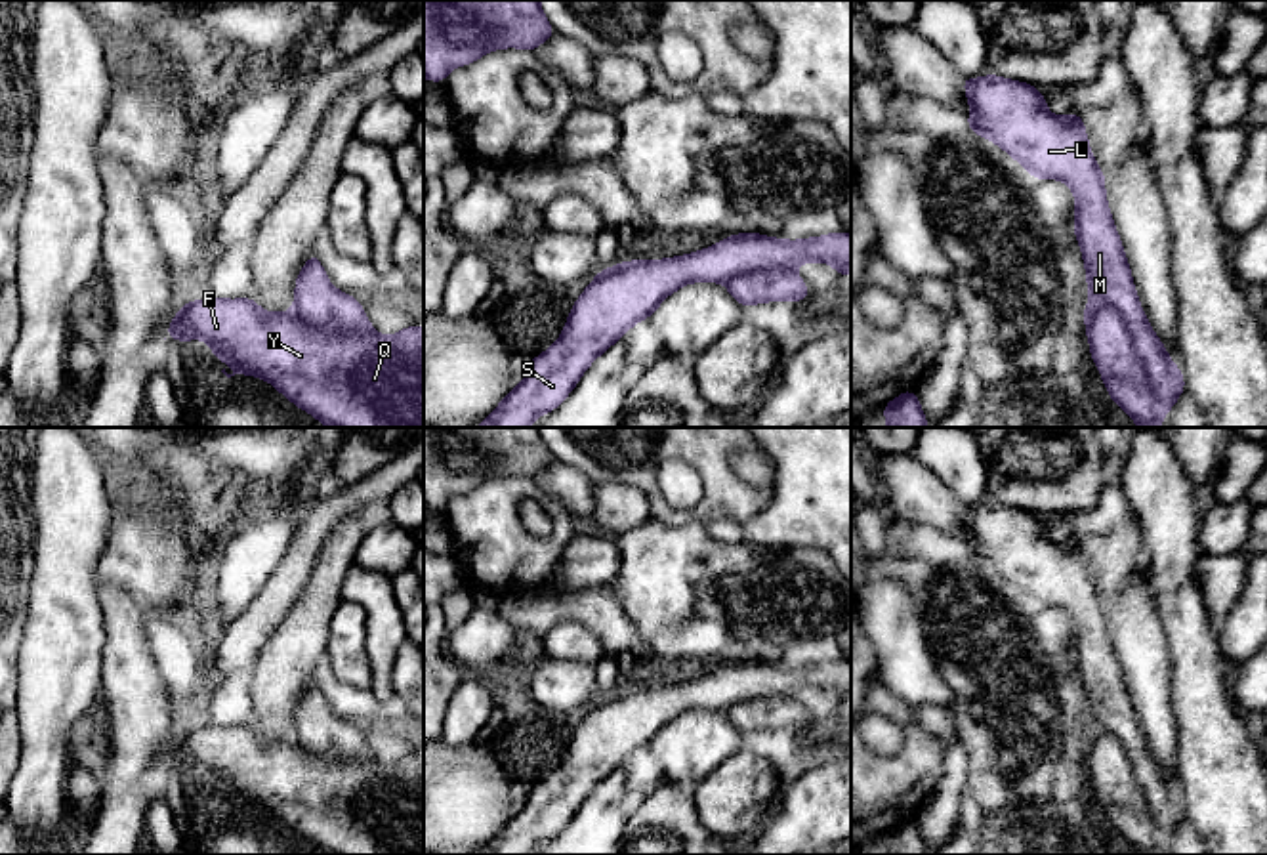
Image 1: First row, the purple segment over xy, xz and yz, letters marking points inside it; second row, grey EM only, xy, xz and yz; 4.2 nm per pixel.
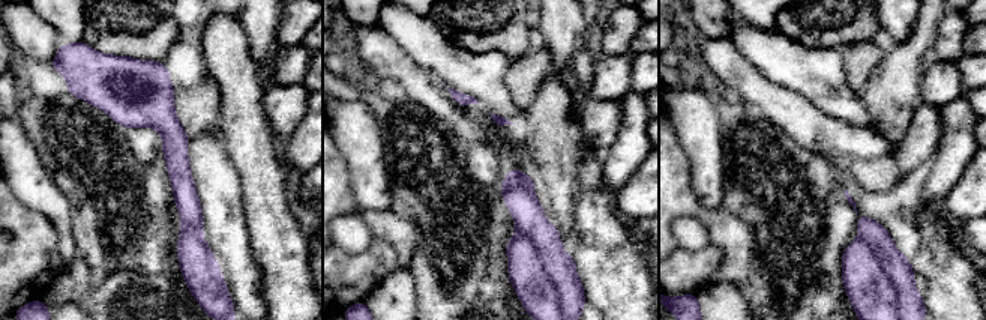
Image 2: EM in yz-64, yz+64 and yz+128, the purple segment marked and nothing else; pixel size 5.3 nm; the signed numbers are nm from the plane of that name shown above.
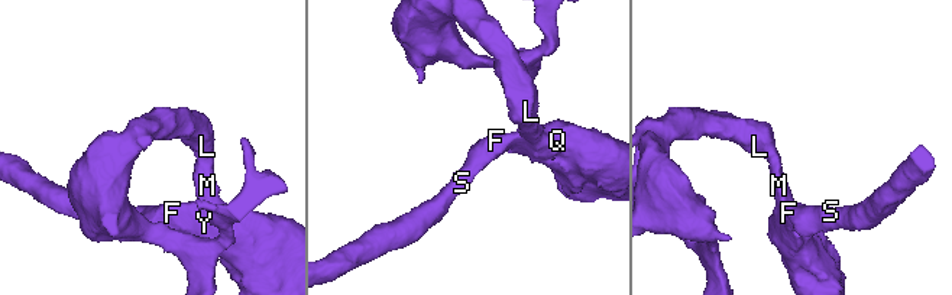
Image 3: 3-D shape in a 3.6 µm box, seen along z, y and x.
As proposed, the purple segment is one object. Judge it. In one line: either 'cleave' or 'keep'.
keep

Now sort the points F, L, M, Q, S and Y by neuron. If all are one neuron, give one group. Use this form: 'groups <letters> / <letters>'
groups F L M Q S Y

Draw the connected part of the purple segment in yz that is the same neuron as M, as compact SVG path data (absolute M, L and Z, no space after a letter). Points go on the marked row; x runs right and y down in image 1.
M996 74L962 78L971 105L967 126L1011 155L1034 179L1061 179L1076 198L1074 235L1080 244L1090 303L1084 307L1090 353L1107 386L1135 426L1158 428L1185 391L1175 366L1151 328L1114 227L1105 176L1086 136L1080 111L1055 116L1027 82Z

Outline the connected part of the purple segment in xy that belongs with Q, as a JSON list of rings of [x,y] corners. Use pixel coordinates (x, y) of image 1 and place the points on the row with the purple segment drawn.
[[[317,252],[309,256],[303,269],[300,271],[296,279],[296,290],[294,290],[294,309],[292,311],[280,311],[280,313],[267,313],[263,311],[252,298],[240,298],[240,300],[225,300],[225,298],[204,298],[195,300],[185,305],[181,305],[179,313],[170,321],[166,338],[176,338],[181,344],[189,340],[202,340],[212,345],[214,359],[221,359],[225,365],[233,365],[235,372],[227,374],[225,368],[221,370],[227,378],[235,374],[248,374],[261,378],[277,387],[288,401],[292,401],[301,410],[315,416],[319,422],[322,422],[326,428],[424,428],[424,326],[406,326],[395,336],[384,336],[378,334],[368,317],[363,311],[363,305],[359,300],[351,298],[345,292],[340,292],[334,288],[317,258]]]

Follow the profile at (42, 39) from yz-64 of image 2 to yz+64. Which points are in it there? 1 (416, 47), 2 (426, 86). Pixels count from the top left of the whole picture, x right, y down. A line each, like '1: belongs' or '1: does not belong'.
1: does not belong
2: belongs

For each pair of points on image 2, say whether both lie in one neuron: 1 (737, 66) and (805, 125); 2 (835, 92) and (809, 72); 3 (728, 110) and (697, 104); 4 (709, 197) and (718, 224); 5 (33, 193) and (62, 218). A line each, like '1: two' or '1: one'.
1: one
2: one
3: two
4: two
5: one

